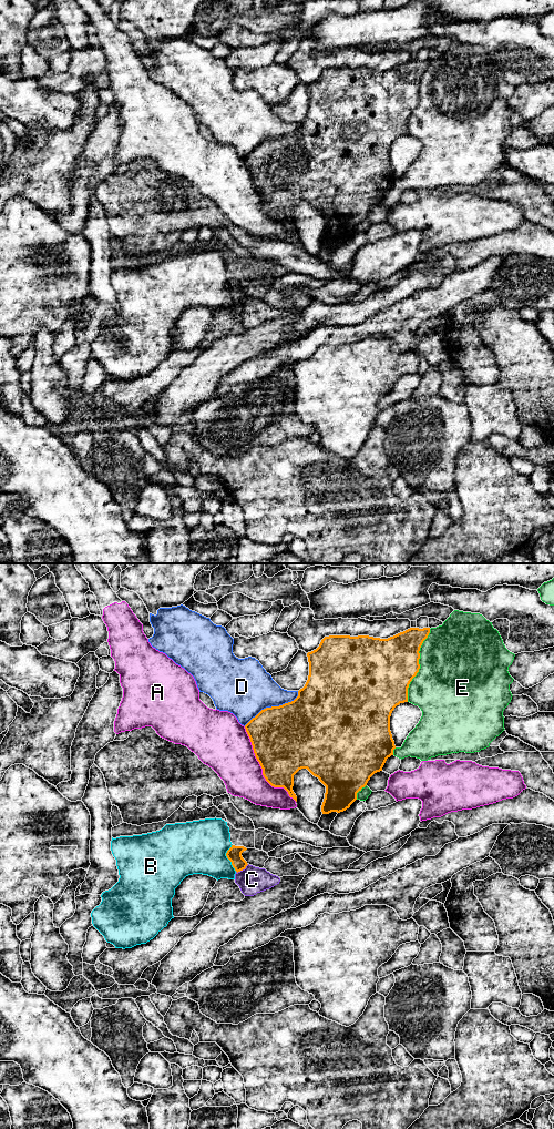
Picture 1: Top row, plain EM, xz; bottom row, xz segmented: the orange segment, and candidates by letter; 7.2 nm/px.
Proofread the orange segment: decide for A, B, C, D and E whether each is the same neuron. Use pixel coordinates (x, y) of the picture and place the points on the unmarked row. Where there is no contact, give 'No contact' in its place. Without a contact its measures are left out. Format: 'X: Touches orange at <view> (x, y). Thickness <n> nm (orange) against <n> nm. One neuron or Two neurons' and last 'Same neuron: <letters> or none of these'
A: Touches orange at xz (262, 200). Thickness 460 nm (orange) against 320 nm. Two neurons
B: Touches orange at xz (227, 290). Thickness 110 nm (orange) against 380 nm. Two neurons
C: Touches orange at xz (242, 302). Thickness 110 nm (orange) against 200 nm. Two neurons
D: Touches orange at xz (273, 139). Thickness 480 nm (orange) against 400 nm. Two neurons
E: Touches orange at xz (419, 98). Thickness 420 nm (orange) against 500 nm. Two neurons
Same neuron: none of these

